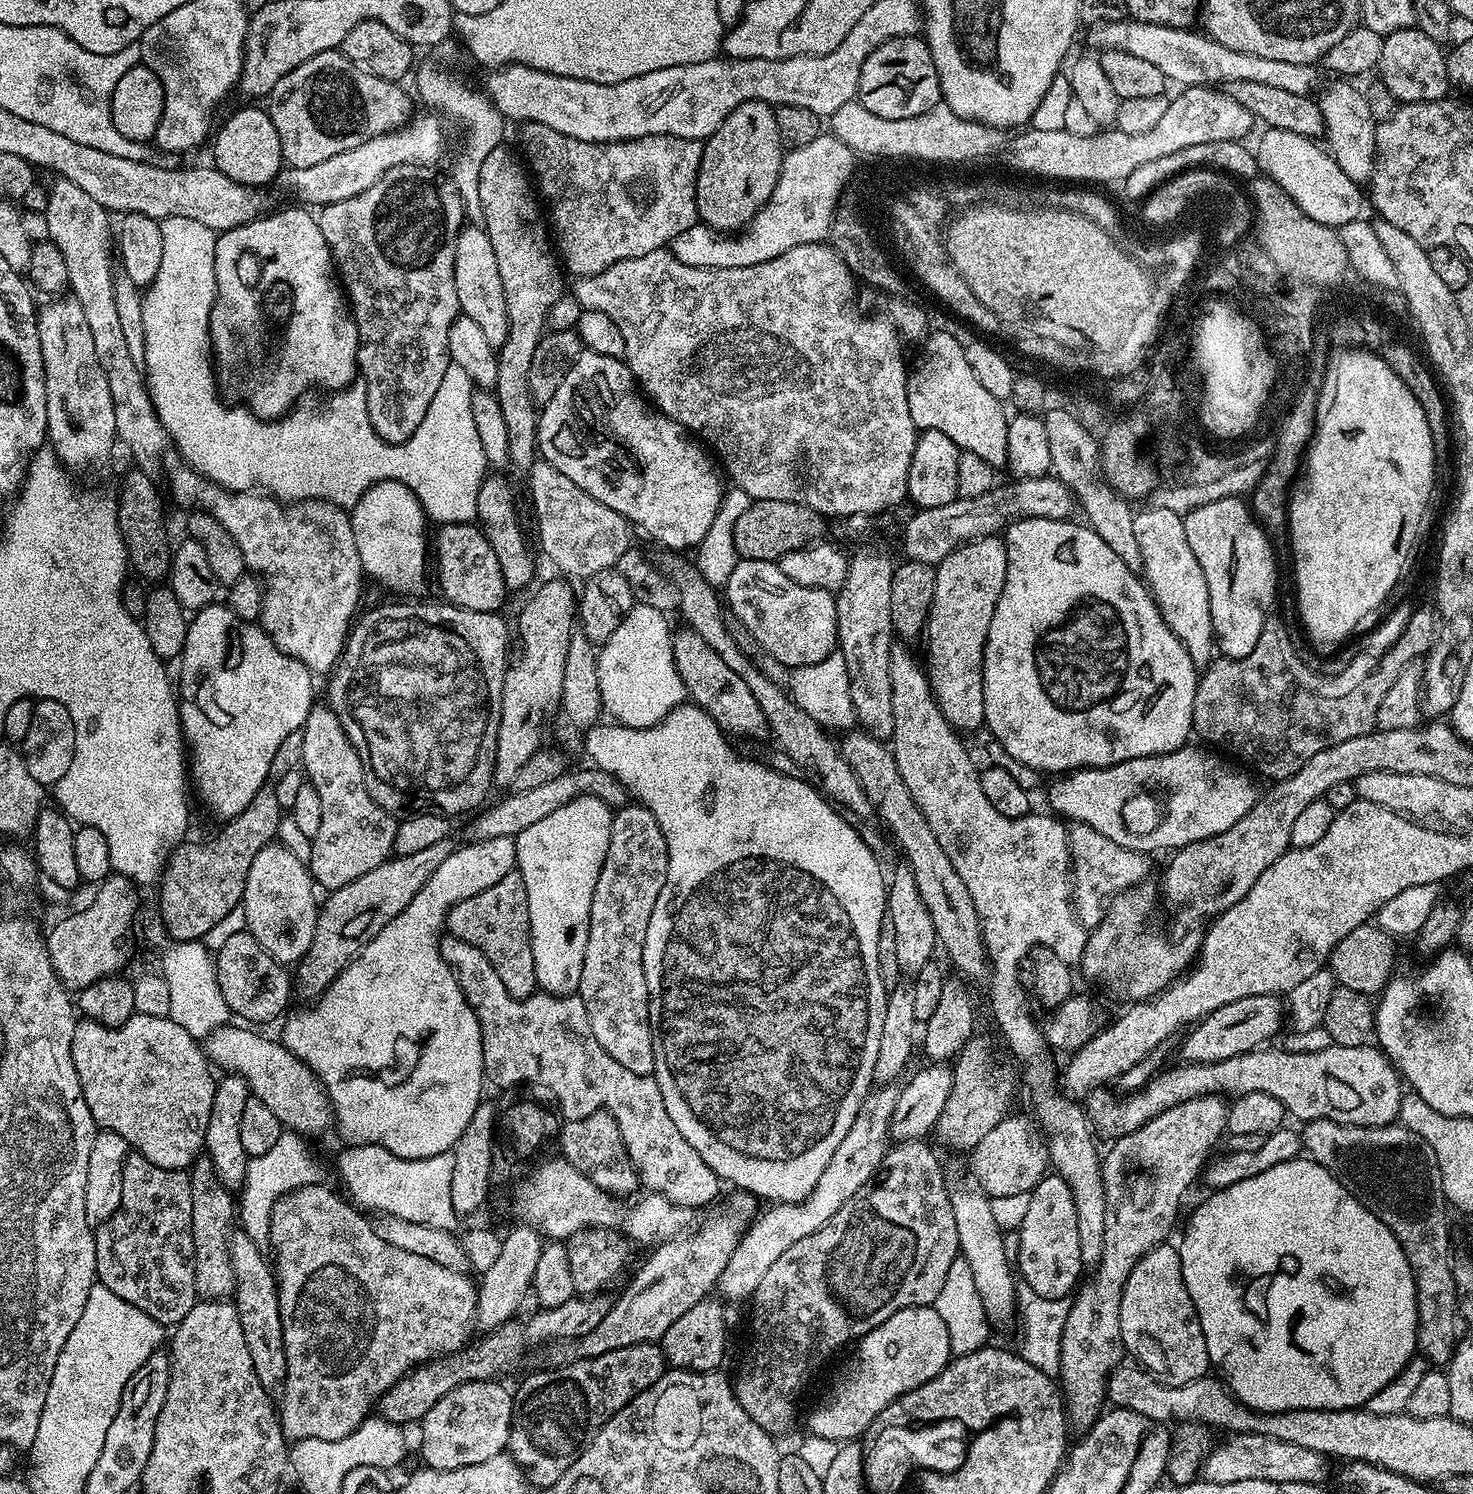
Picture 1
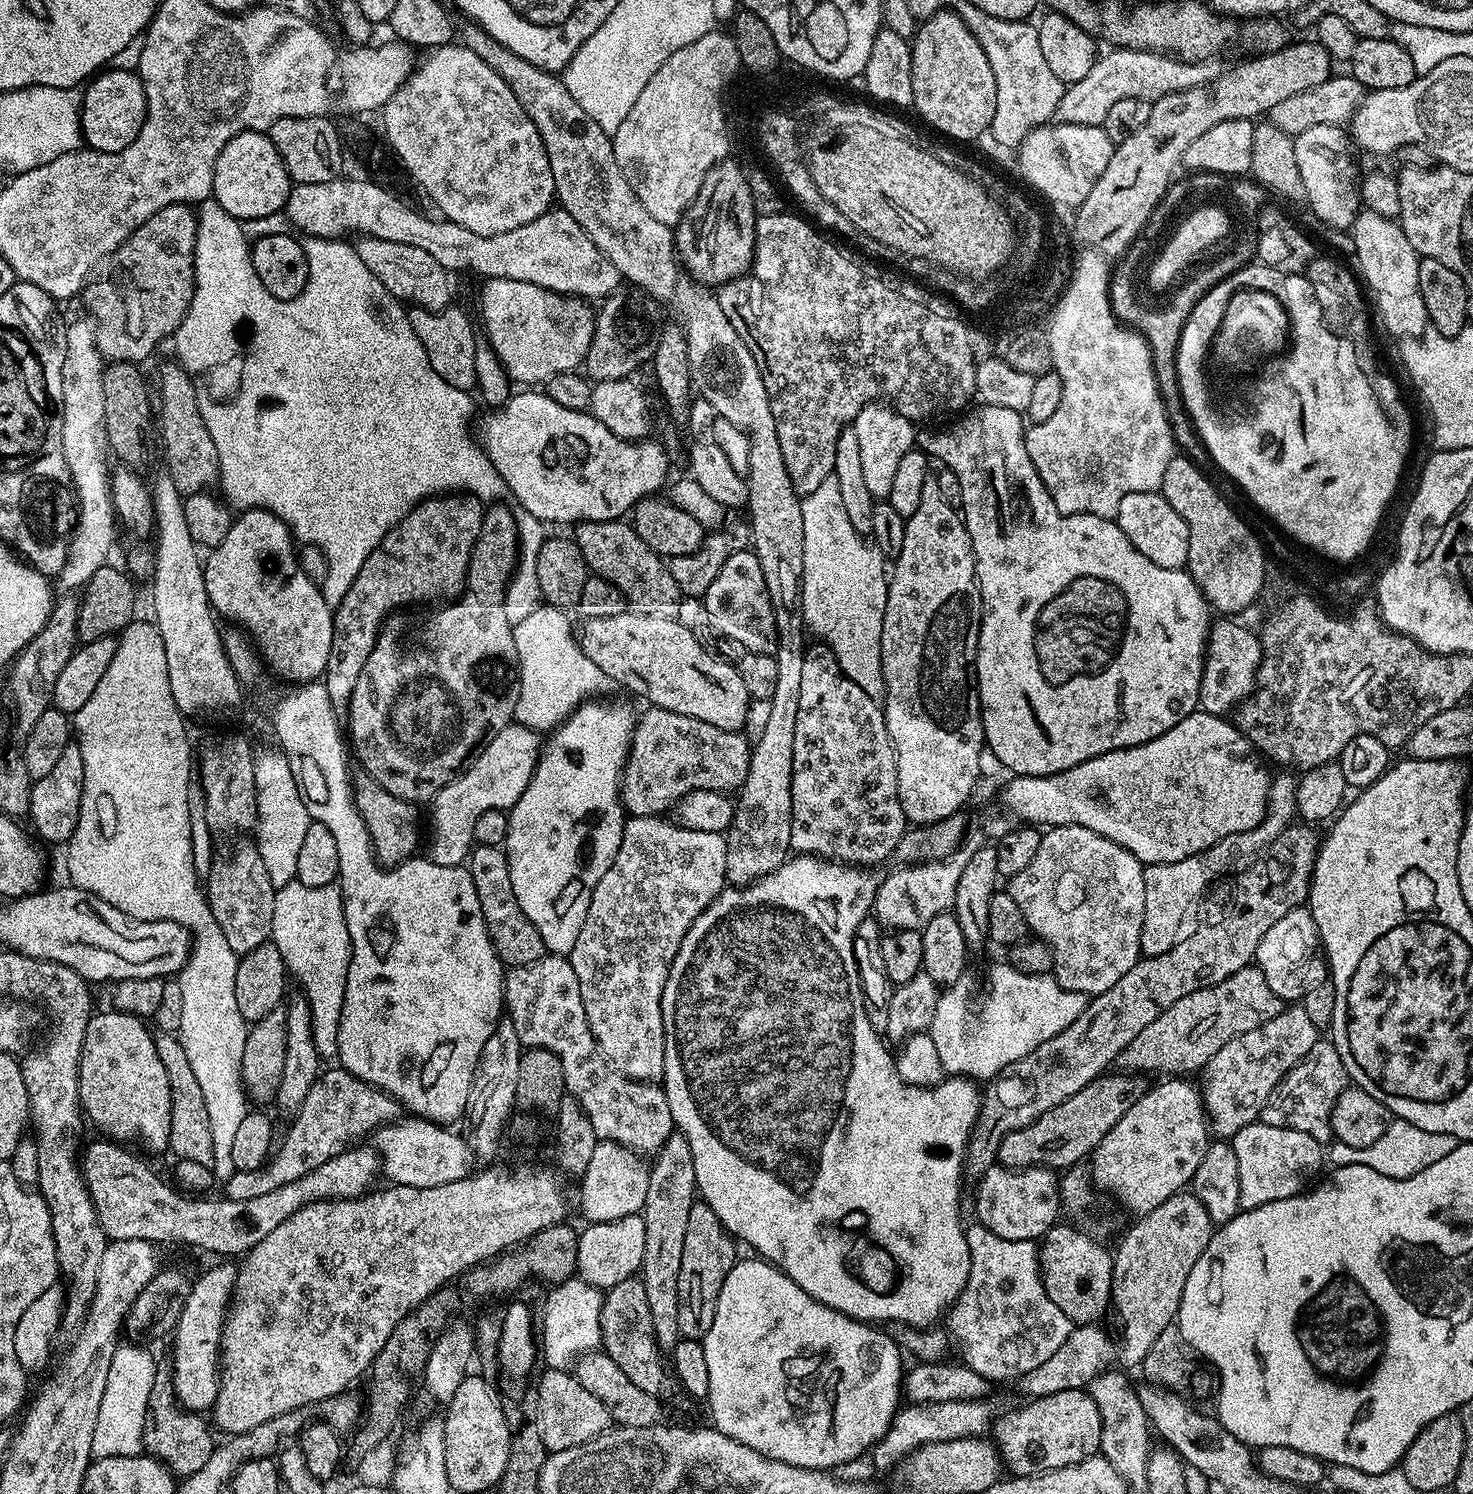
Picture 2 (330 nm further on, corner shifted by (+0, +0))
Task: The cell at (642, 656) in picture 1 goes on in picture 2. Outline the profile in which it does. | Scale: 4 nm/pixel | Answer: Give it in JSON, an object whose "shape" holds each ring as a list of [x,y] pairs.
{"shape":[[[541,606],[512,629],[520,682],[515,719],[541,734],[563,724],[589,698],[614,688],[614,681],[586,658],[568,616],[563,608]]]}

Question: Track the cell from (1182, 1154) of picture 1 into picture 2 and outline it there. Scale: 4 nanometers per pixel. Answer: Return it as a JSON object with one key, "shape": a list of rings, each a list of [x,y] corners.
{"shape":[[[1288,1006],[1274,1019],[1230,1038],[1202,1069],[1204,1111],[1210,1132],[1216,1138],[1231,1138],[1246,1126],[1257,1123],[1266,1098],[1283,1080],[1285,1074],[1314,1046],[1318,1029],[1310,1022],[1303,1006]]]}

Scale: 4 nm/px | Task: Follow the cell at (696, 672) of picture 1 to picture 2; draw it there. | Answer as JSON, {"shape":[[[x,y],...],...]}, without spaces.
{"shape":[[[585,520],[575,525],[574,539],[588,564],[589,573],[610,581],[622,590],[631,611],[654,618],[676,618],[681,614],[682,593],[667,563],[637,534],[631,523],[618,520]]]}

